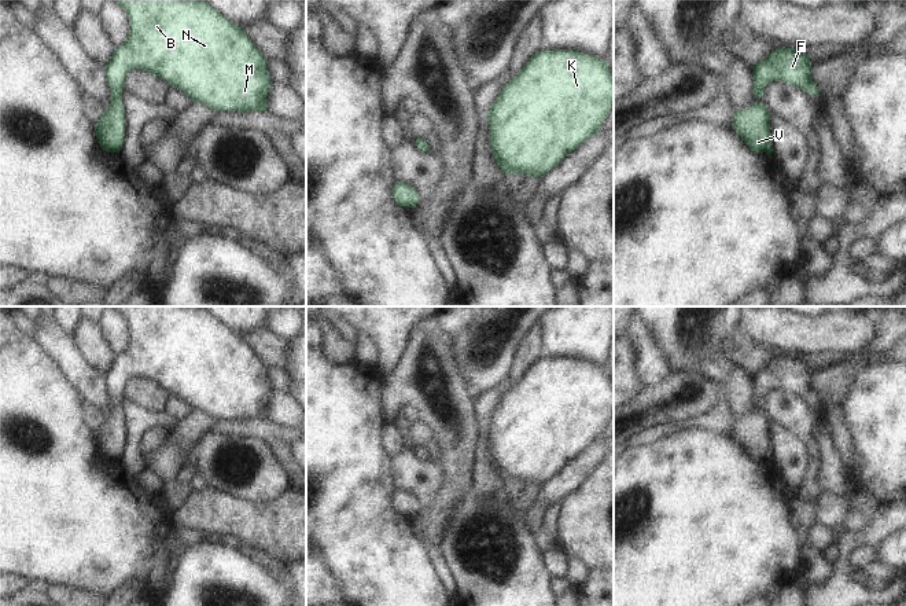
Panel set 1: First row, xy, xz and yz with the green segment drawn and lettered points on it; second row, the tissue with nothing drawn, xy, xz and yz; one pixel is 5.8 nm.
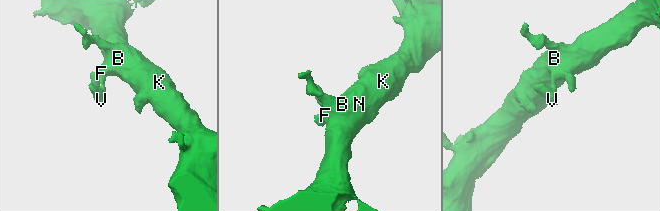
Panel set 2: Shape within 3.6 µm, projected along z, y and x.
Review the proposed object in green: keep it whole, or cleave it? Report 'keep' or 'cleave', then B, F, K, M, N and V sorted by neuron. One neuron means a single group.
keep; groups B F K M N V

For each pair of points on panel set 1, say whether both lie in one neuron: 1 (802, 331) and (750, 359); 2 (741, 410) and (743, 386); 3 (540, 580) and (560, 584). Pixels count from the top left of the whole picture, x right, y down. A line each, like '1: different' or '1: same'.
1: different
2: same
3: different

